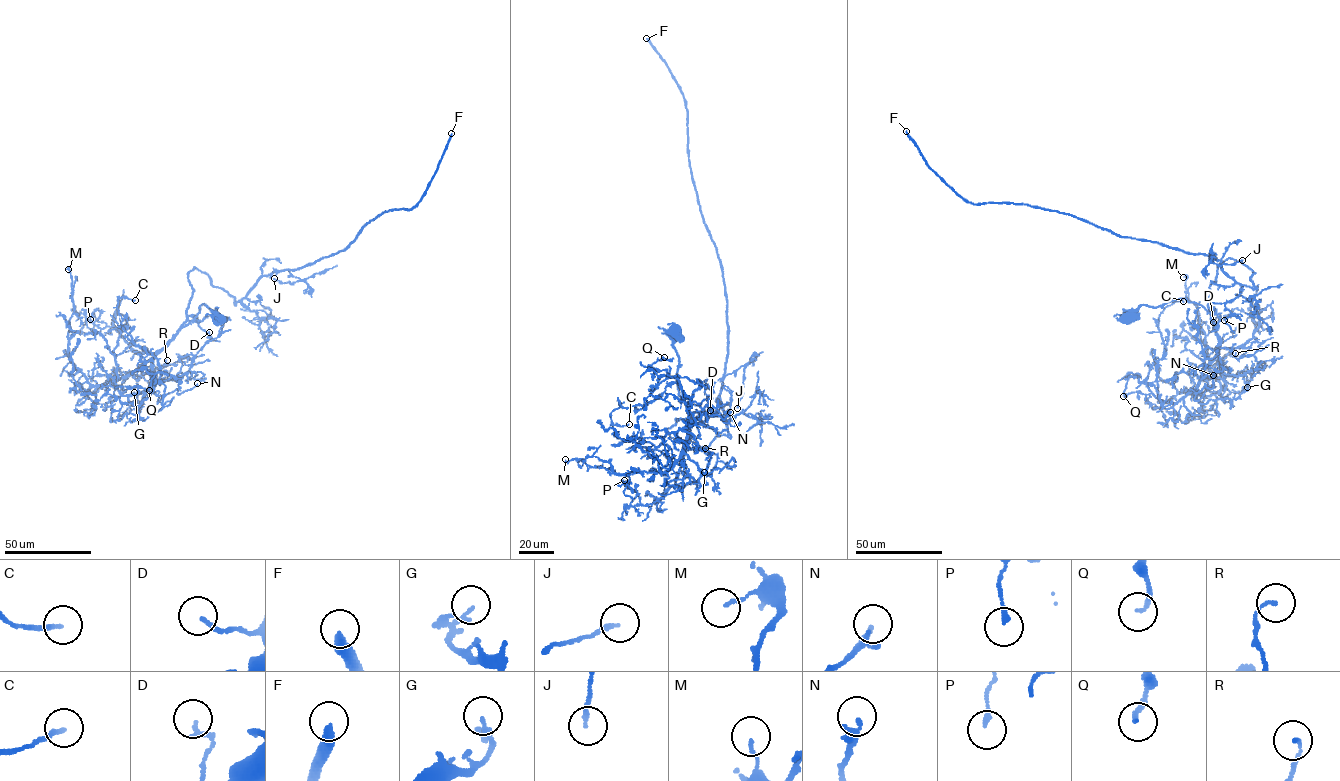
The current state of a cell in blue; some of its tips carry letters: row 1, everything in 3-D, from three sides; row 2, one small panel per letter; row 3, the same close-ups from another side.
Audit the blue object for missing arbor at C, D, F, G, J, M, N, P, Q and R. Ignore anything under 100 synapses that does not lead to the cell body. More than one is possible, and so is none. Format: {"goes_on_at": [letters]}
{"goes_on_at": ["F"]}

